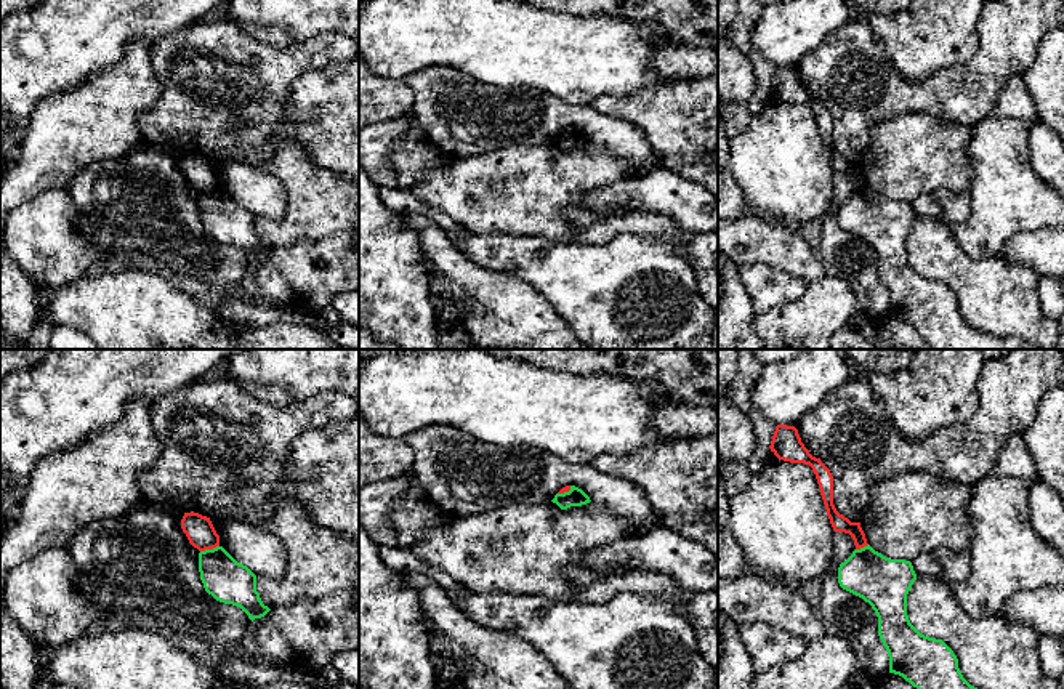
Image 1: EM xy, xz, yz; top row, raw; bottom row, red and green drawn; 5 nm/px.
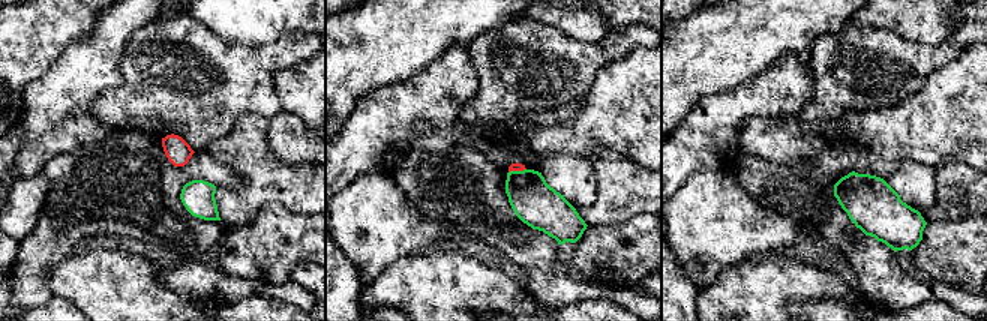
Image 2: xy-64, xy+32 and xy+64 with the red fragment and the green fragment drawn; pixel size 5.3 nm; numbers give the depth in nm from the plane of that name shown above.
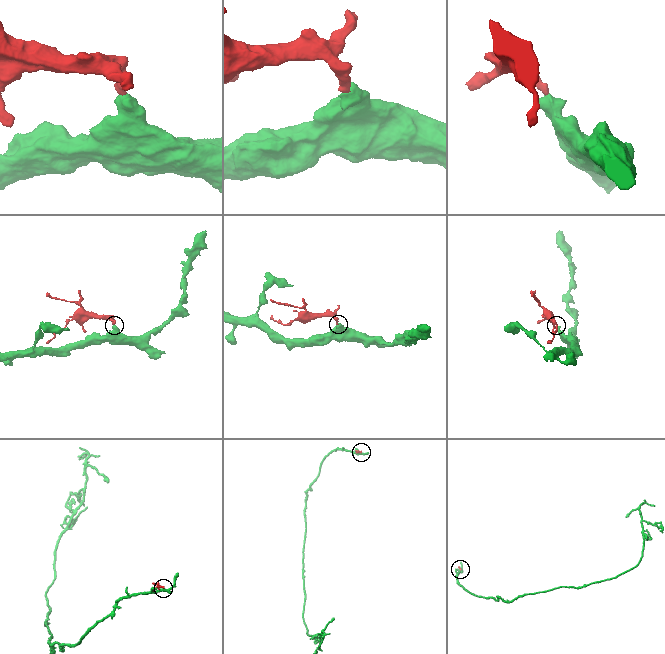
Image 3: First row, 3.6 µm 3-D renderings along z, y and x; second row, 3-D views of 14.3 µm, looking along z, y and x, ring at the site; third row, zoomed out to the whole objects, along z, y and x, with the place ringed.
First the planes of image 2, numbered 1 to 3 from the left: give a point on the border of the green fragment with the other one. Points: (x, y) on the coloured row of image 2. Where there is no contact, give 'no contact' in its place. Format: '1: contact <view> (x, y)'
1: no contact
2: contact xy+32 (516, 170)
3: no contact

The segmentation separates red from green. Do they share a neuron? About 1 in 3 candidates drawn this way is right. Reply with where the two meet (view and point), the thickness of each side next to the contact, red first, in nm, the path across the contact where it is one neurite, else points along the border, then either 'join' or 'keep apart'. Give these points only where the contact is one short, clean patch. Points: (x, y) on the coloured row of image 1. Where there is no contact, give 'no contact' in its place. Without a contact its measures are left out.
meets red in xy at (209, 548); 140 nm thick on the red side, 220 nm on the other; border along xy (218, 545), (201, 552); keep apart

